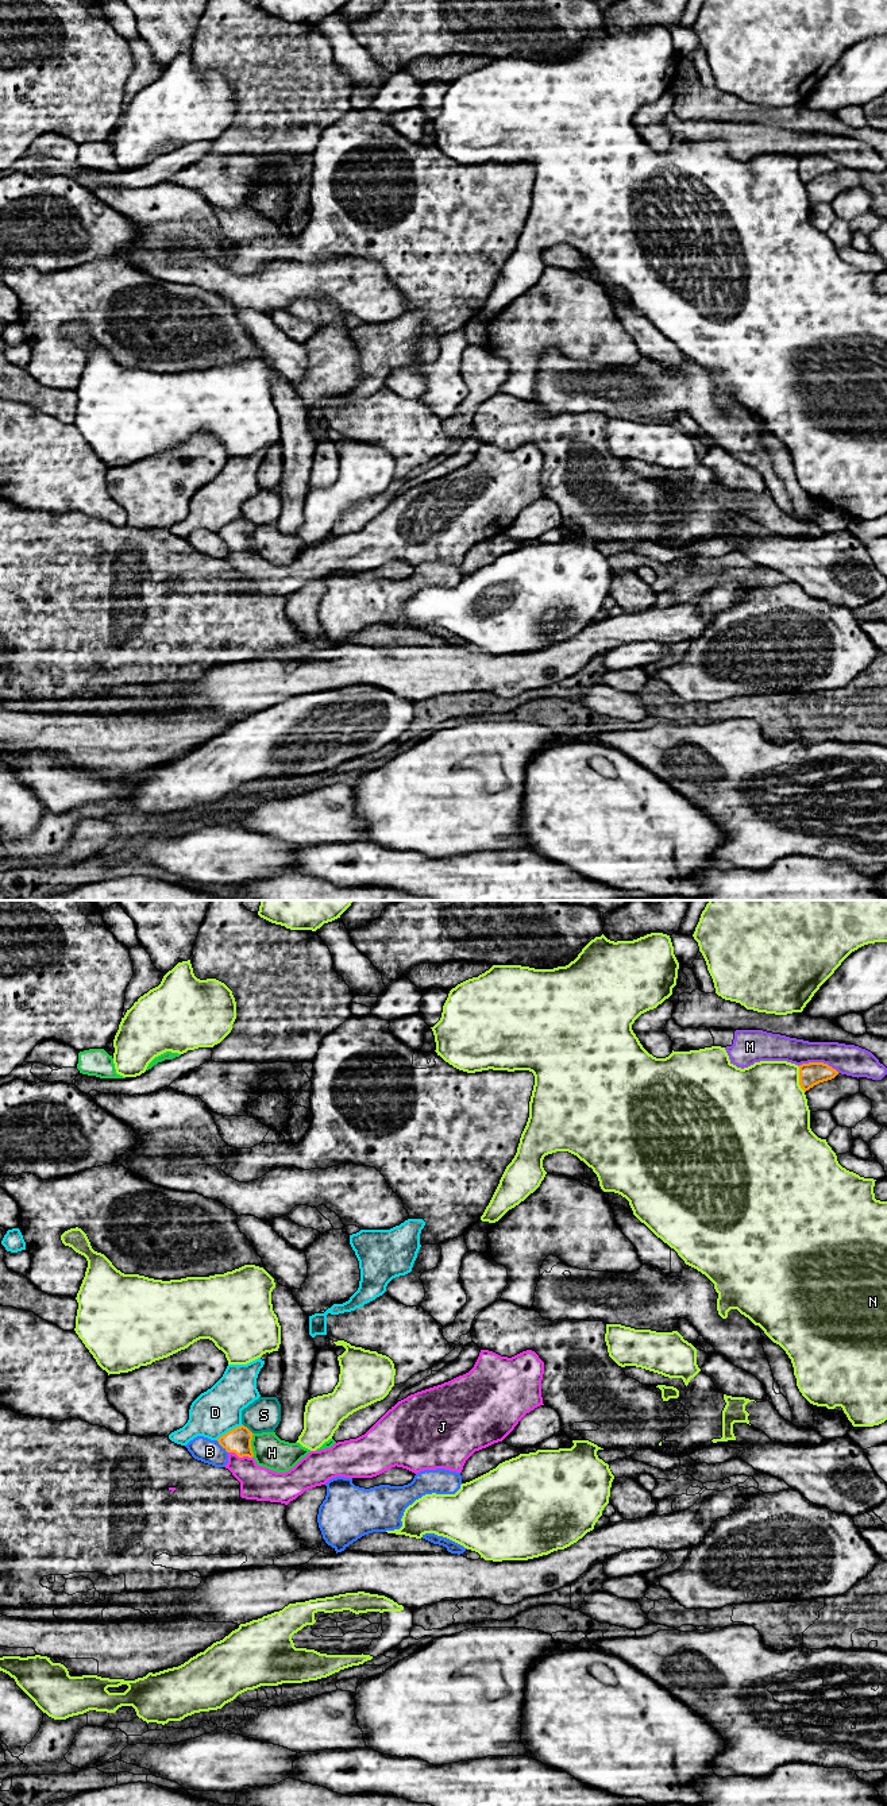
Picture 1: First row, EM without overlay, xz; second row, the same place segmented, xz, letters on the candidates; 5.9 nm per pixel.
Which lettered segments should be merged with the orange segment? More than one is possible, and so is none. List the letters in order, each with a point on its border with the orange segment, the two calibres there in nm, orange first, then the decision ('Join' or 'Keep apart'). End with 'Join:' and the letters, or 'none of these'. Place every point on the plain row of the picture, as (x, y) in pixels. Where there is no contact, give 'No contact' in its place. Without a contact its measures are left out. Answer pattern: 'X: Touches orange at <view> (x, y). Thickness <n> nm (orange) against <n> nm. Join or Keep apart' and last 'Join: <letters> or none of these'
B: Touches orange at xz (222, 539). Thickness 150 nm (orange) against 140 nm. Keep apart
D: Touches orange at xz (228, 524). Thickness 150 nm (orange) against 280 nm. Keep apart
H: Touches orange at xz (250, 539). Thickness 150 nm (orange) against 190 nm. Keep apart
J: Touches orange at xz (240, 550). Thickness 150 nm (orange) against 200 nm. Join
M: Touches orange at xz (818, 155). Thickness 140 nm (orange) against 180 nm. Keep apart
N: Touches orange at xz (799, 172). Thickness 140 nm (orange) against 460 nm. Keep apart
S: Touches orange at xz (249, 523). Thickness 150 nm (orange) against 200 nm. Keep apart
Join: J

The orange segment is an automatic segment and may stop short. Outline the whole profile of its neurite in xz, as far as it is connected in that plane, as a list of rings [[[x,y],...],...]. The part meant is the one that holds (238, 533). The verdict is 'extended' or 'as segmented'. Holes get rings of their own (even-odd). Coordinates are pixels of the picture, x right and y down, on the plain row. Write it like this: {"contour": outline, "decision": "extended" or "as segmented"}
{"contour": [[[481,443],[468,466],[408,489],[392,499],[365,528],[338,535],[331,541],[311,544],[286,566],[257,557],[251,540],[254,526],[244,518],[228,524],[217,535],[228,545],[228,556],[224,560],[240,575],[242,591],[285,598],[305,583],[325,578],[336,570],[373,571],[396,559],[414,567],[436,562],[462,566],[466,553],[475,544],[502,535],[527,506],[544,498],[543,467],[544,455],[532,443],[512,451]]], "decision": "extended"}

